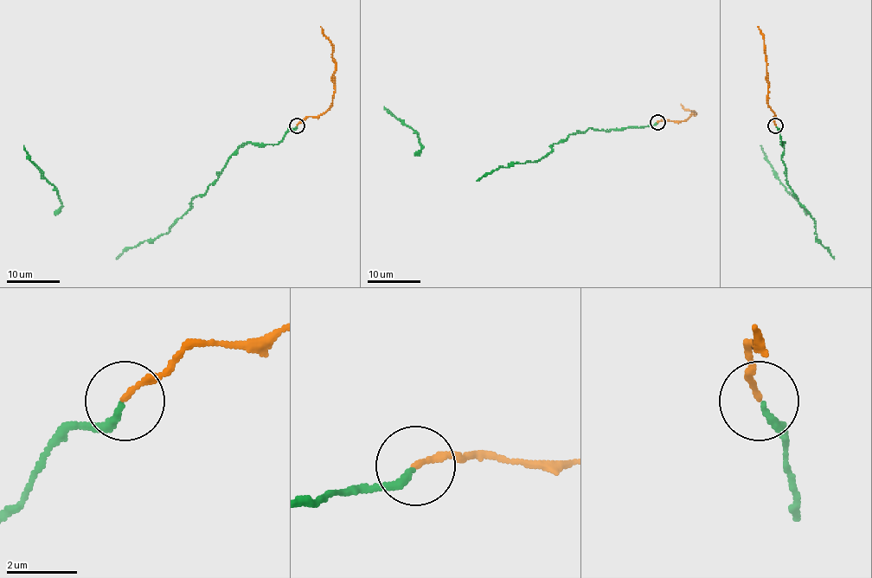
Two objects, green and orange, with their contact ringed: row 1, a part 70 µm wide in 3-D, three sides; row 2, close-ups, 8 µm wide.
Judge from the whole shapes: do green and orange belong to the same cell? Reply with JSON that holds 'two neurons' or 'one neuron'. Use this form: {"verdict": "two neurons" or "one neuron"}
{"verdict": "one neuron"}

